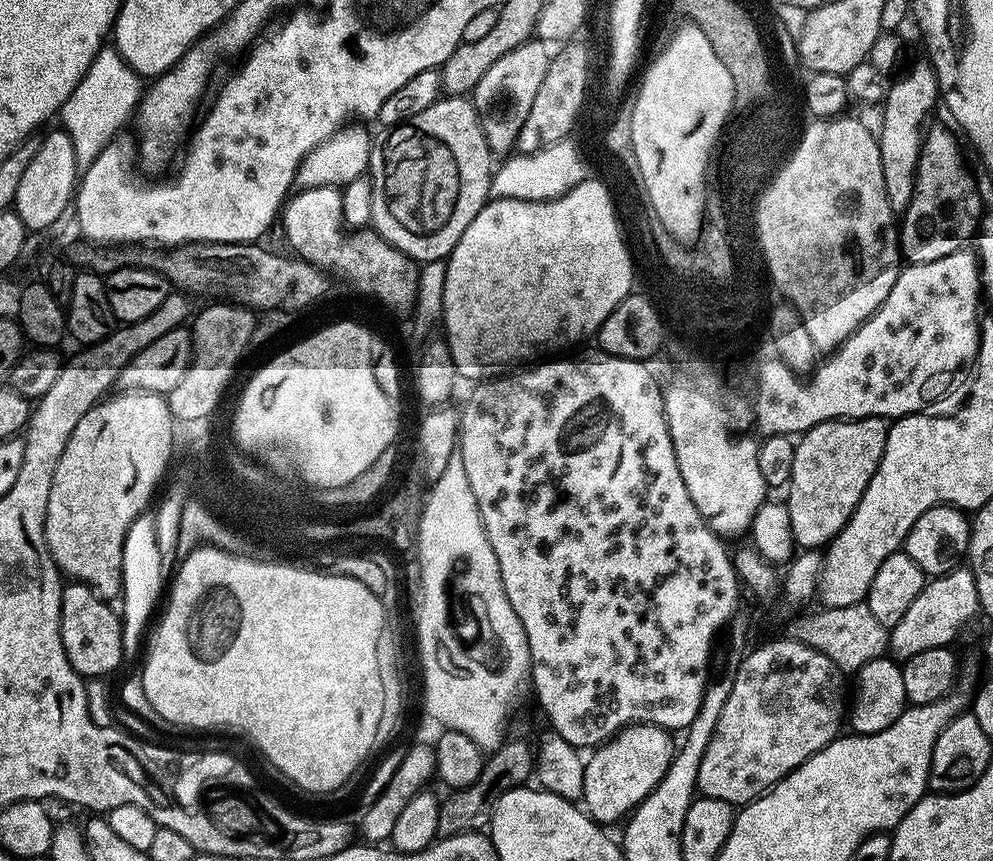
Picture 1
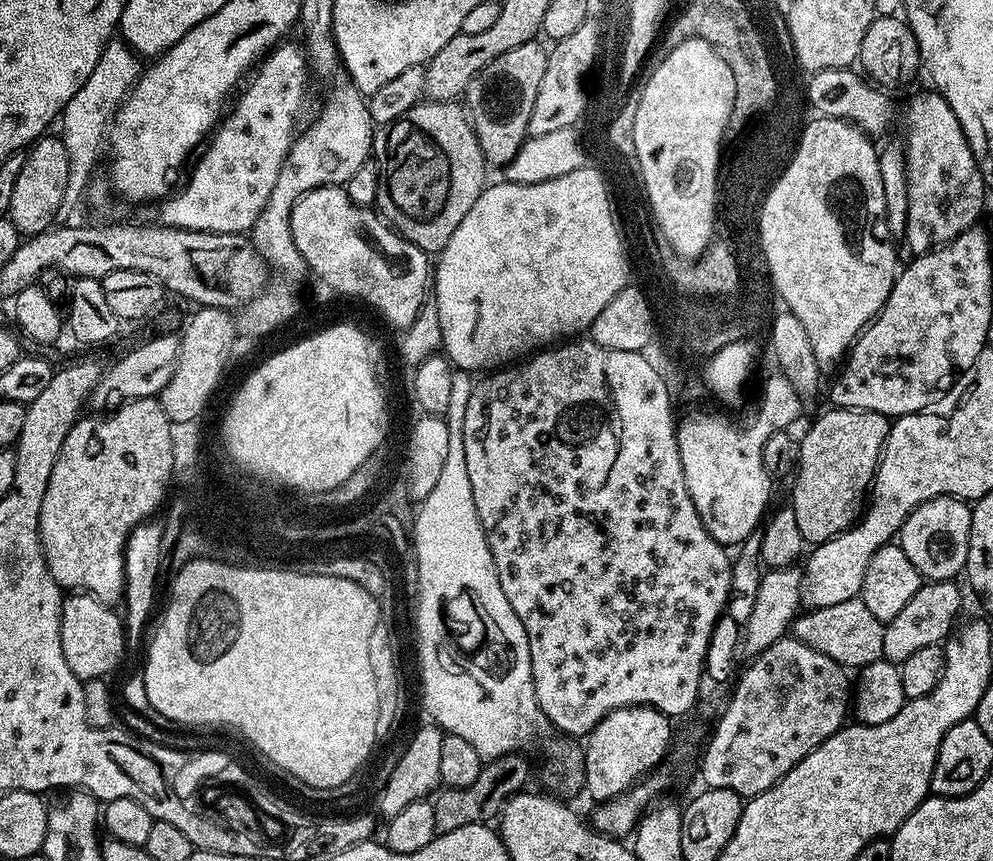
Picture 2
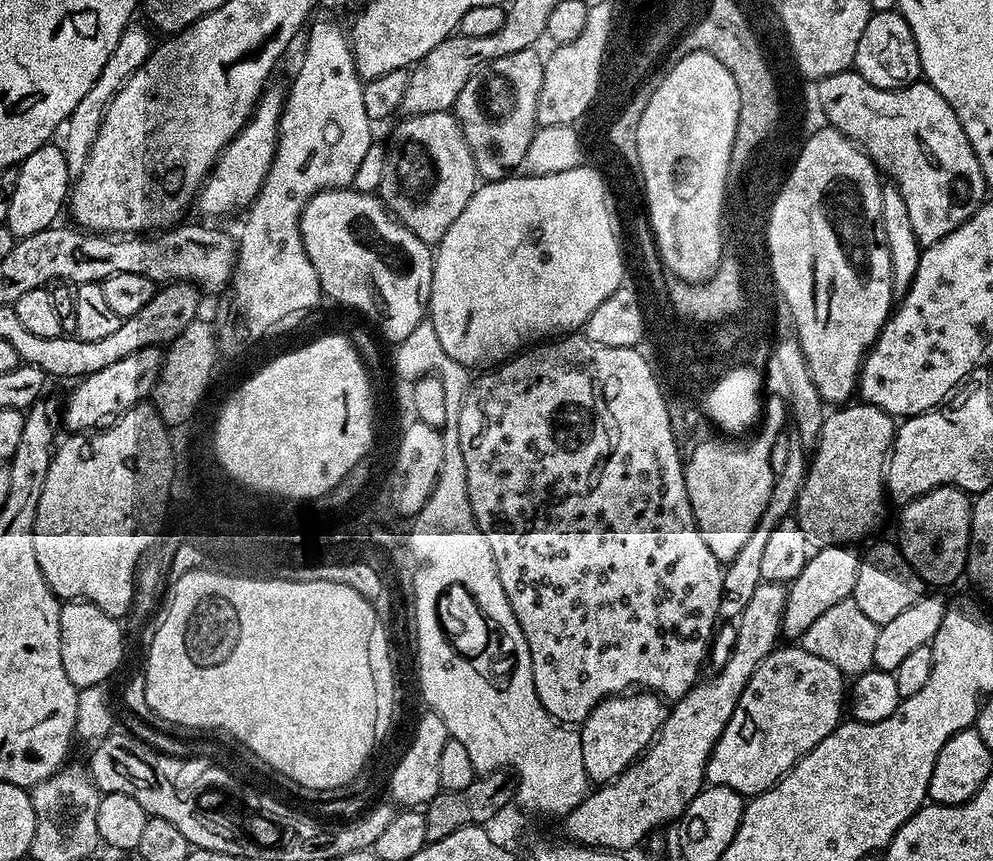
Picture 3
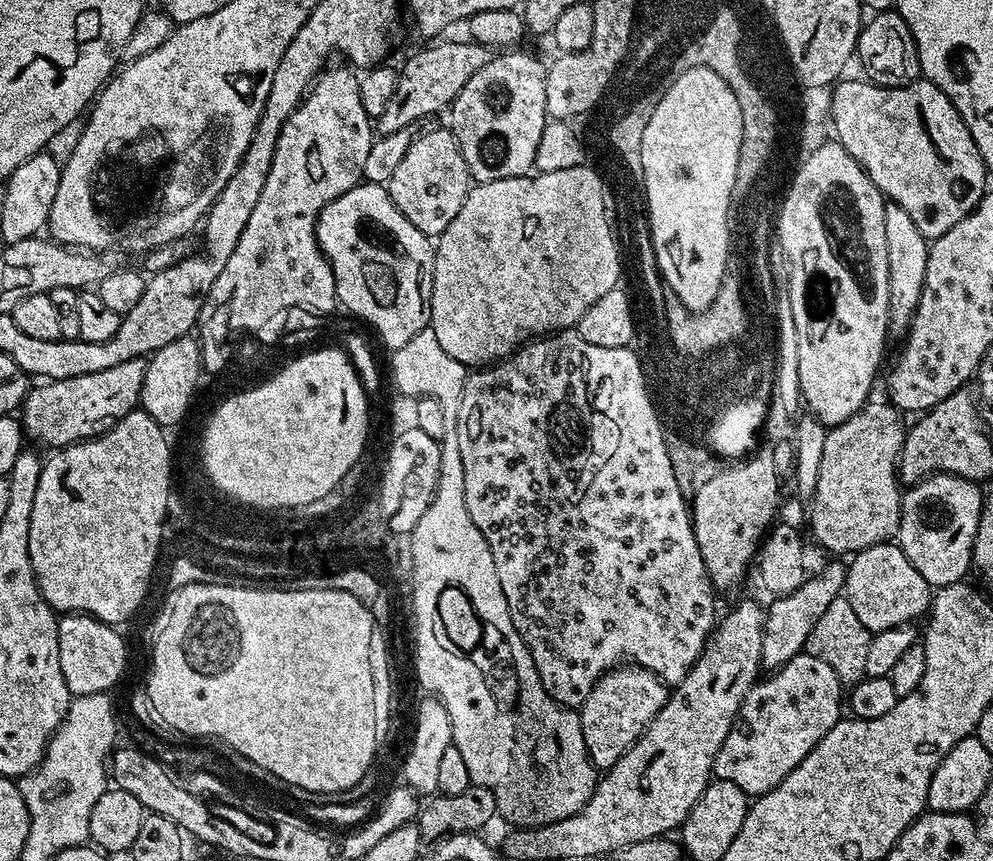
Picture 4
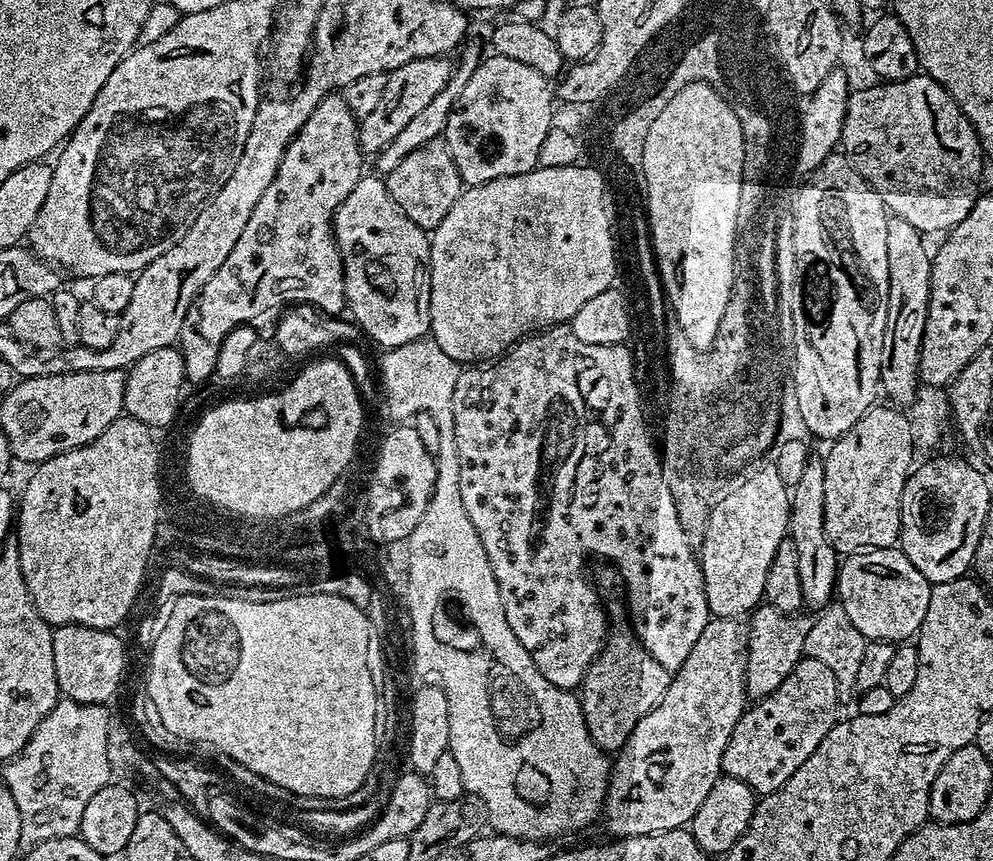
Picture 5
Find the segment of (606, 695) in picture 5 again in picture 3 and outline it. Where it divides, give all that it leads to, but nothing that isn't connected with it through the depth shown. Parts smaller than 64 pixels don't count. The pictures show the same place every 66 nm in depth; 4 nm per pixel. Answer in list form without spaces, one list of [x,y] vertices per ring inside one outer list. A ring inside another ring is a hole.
[[[647,690],[610,696],[594,706],[592,713],[578,728],[582,742],[582,766],[586,766],[589,781],[599,786],[618,779],[652,745],[668,713],[665,701]]]

